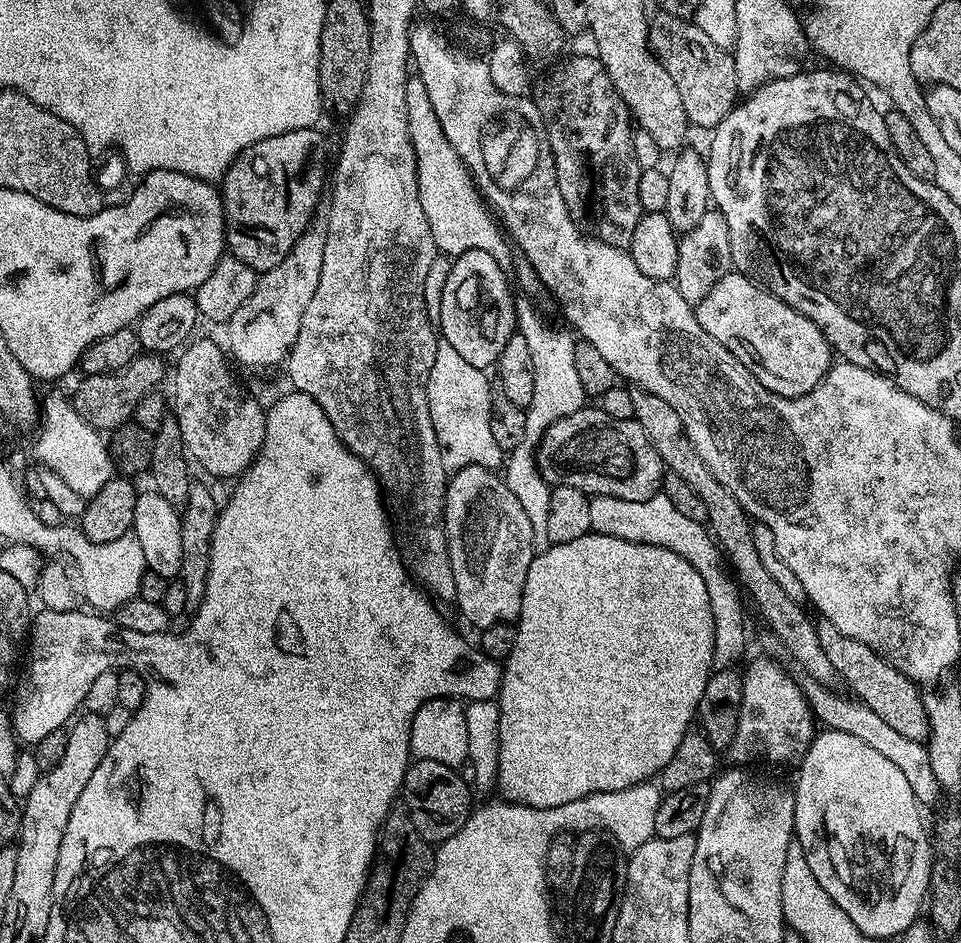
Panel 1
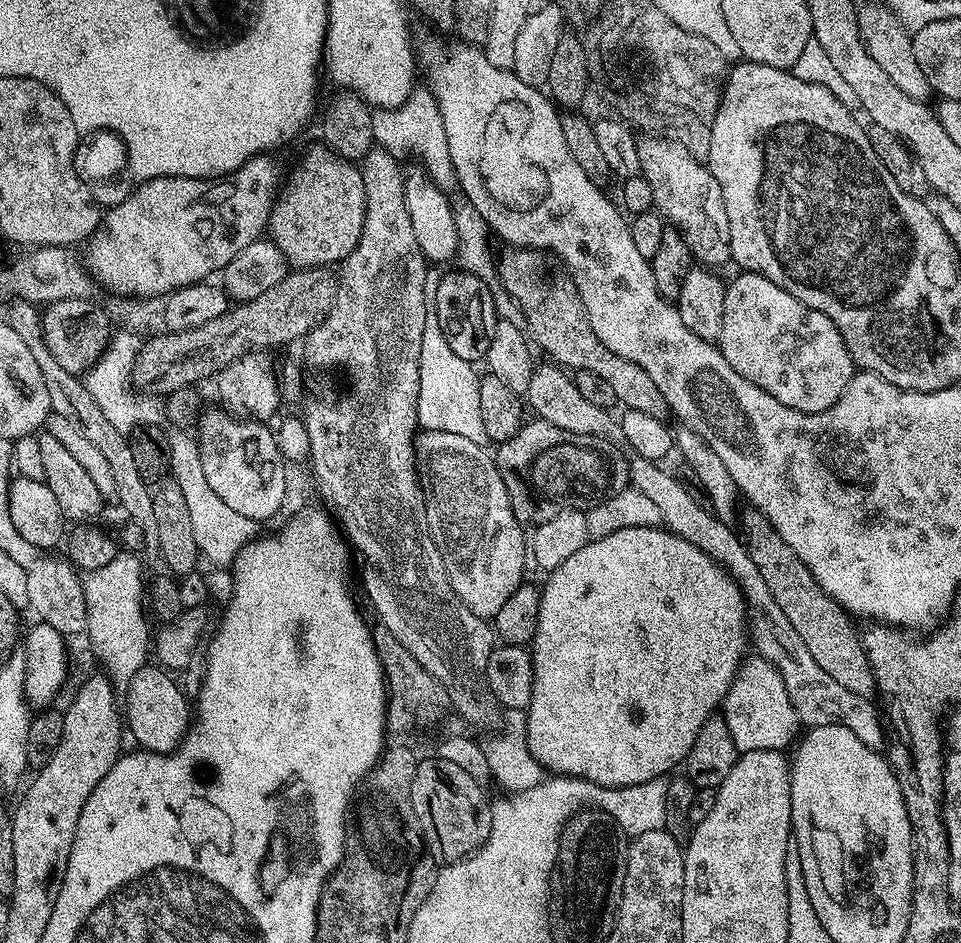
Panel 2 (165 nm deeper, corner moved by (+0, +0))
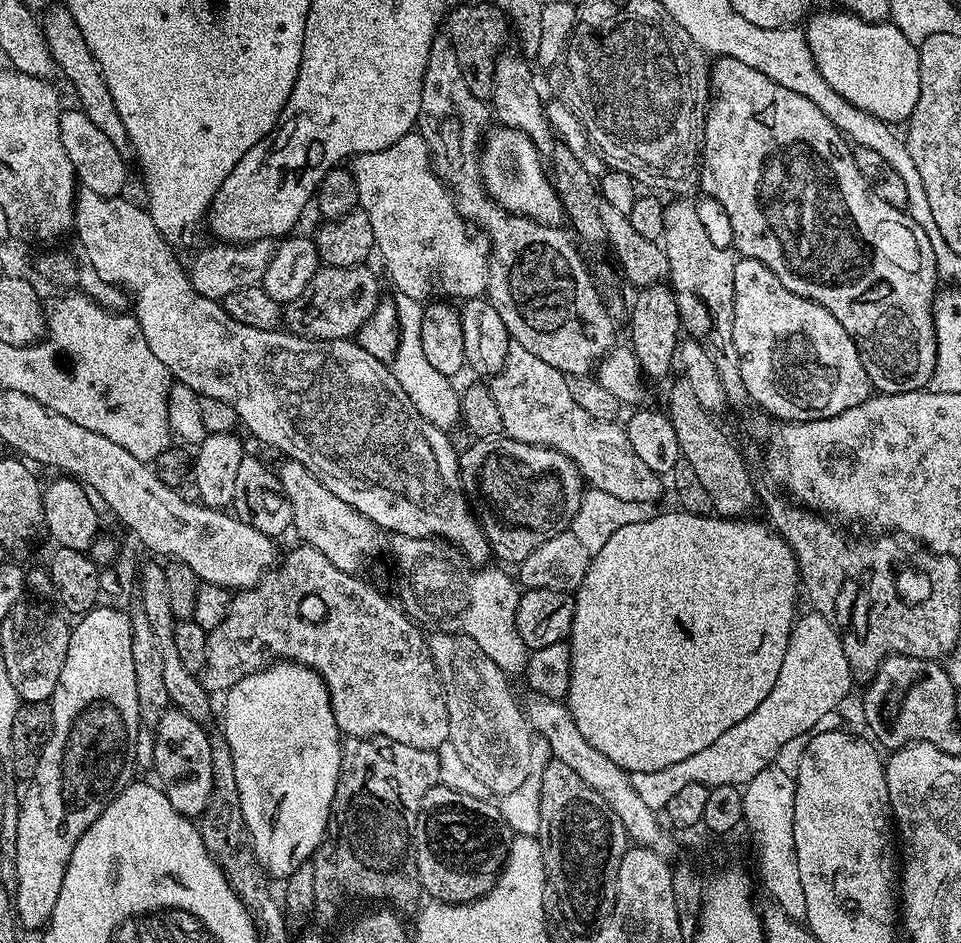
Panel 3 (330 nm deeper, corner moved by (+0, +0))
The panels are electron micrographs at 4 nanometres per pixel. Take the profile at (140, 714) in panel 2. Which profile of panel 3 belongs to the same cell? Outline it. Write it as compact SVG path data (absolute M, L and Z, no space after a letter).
M177 708L165 712L154 730L158 742L152 750L154 768L171 805L189 818L203 814L209 806L213 788L212 754L207 729Z

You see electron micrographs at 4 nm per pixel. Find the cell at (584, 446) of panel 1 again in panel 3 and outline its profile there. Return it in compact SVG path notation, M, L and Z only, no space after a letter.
M501 434L489 440L476 440L473 445L469 452L459 453L460 470L464 474L472 471L485 502L492 507L492 512L496 515L496 532L488 532L488 545L492 547L492 556L505 560L512 566L519 566L539 544L546 542L546 538L571 529L574 514L578 514L582 506L586 481L569 456L541 444L518 442Z

